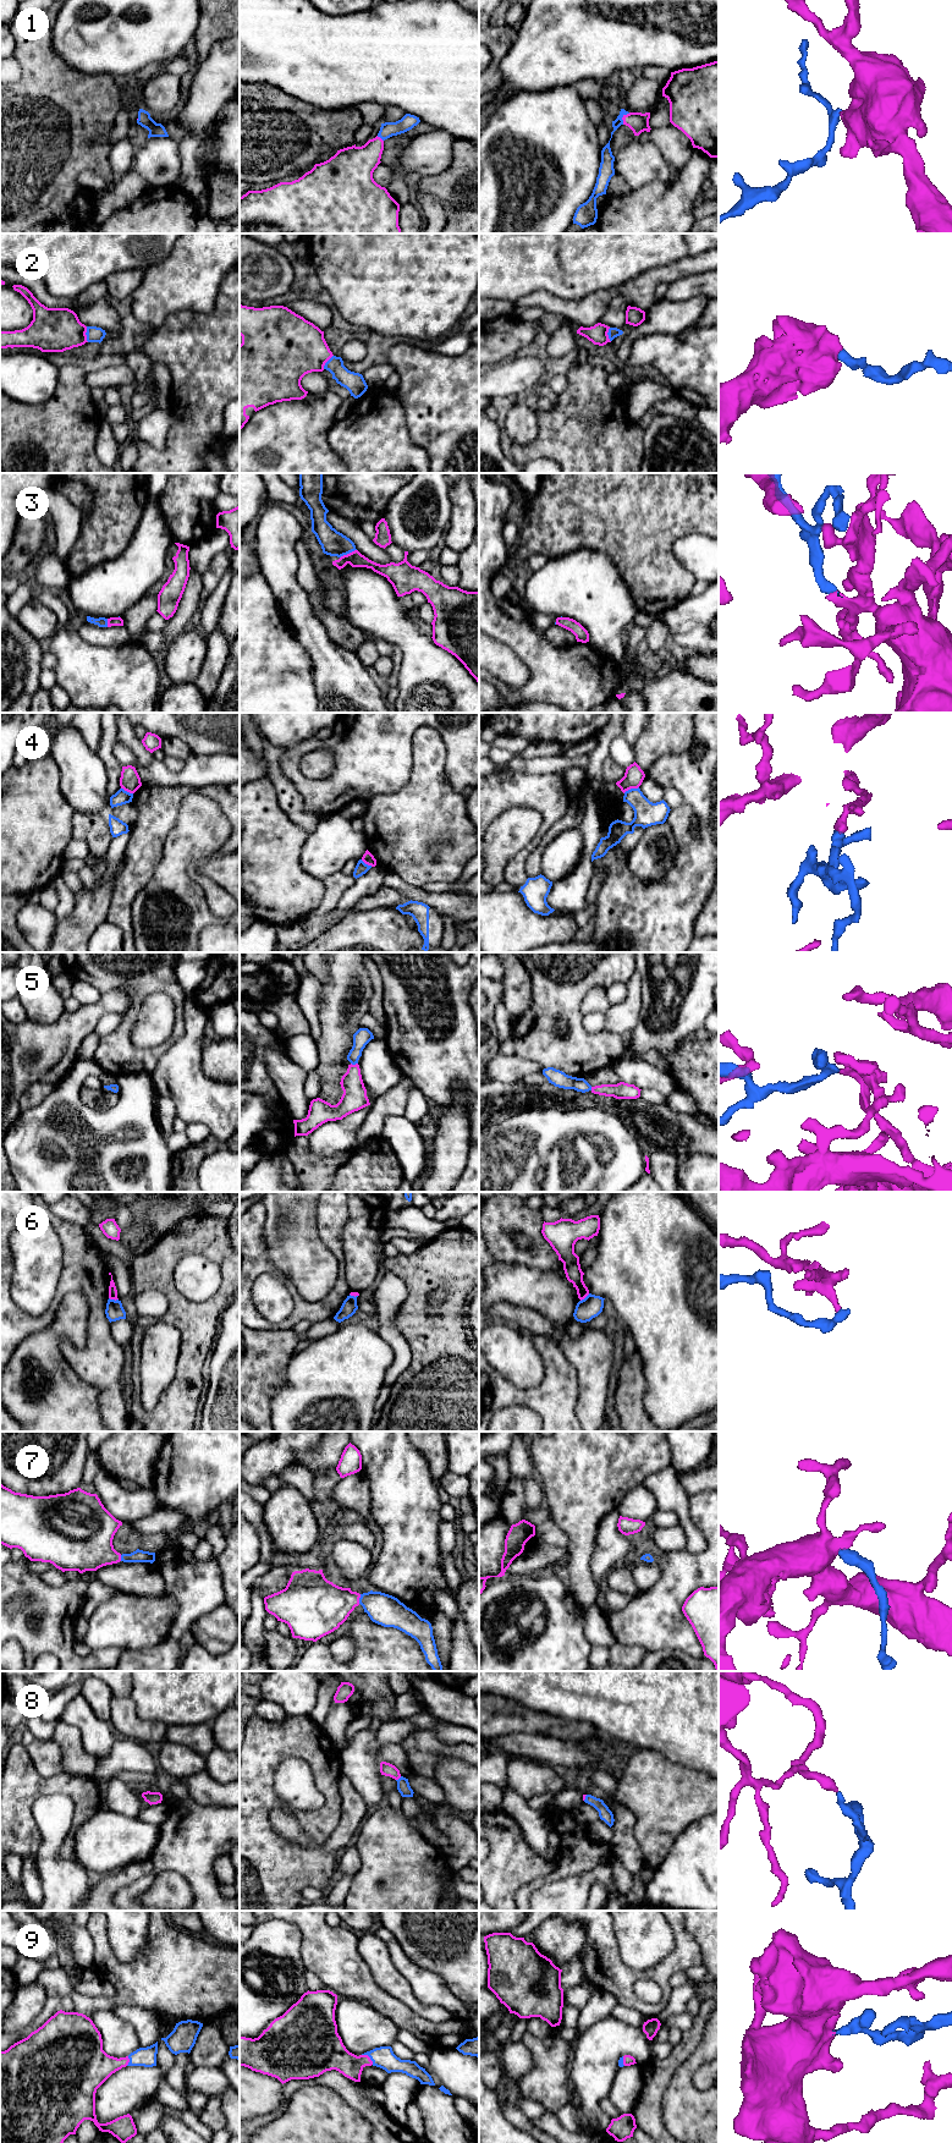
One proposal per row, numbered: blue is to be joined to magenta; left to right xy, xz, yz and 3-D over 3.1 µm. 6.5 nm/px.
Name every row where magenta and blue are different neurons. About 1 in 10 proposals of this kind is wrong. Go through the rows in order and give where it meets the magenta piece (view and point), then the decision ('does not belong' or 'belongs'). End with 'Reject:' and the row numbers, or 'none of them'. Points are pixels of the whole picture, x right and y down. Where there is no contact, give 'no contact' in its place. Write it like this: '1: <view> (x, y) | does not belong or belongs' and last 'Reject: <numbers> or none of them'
1: yz (622, 117) | belongs
2: xy (84, 334) | belongs
3: xz (347, 554) | belongs
4: yz (631, 787) | does not belong
5: xz (356, 1064) | belongs
6: xy (114, 1298) | does not belong
7: xz (358, 1599) | belongs
8: xz (399, 1778) | belongs
9: xz (369, 2058) | belongs
Reject: 4, 6

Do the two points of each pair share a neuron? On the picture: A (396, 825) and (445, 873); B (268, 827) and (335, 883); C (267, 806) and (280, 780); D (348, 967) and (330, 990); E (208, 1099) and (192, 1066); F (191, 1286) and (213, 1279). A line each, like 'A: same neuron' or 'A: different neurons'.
A: same neuron
B: different neurons
C: different neurons
D: same neuron
E: same neuron
F: same neuron

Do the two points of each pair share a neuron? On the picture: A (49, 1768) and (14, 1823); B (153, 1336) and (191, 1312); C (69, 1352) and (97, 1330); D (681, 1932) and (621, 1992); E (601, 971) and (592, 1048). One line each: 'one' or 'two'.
A: two
B: two
C: one
D: one
E: one

